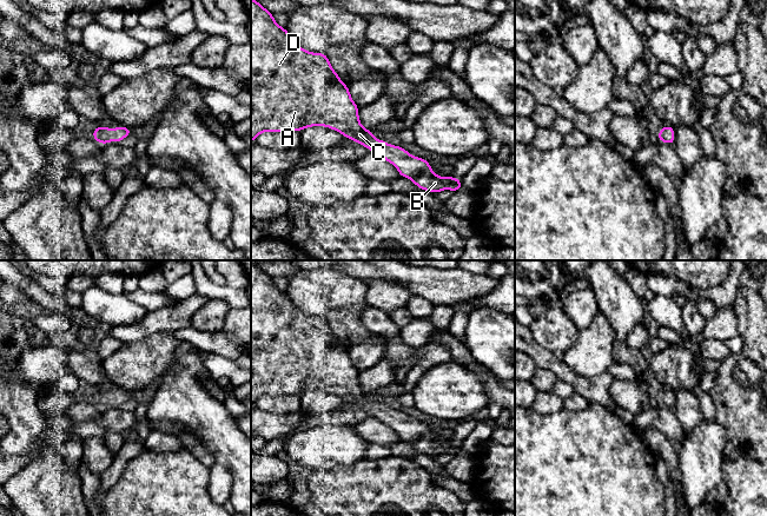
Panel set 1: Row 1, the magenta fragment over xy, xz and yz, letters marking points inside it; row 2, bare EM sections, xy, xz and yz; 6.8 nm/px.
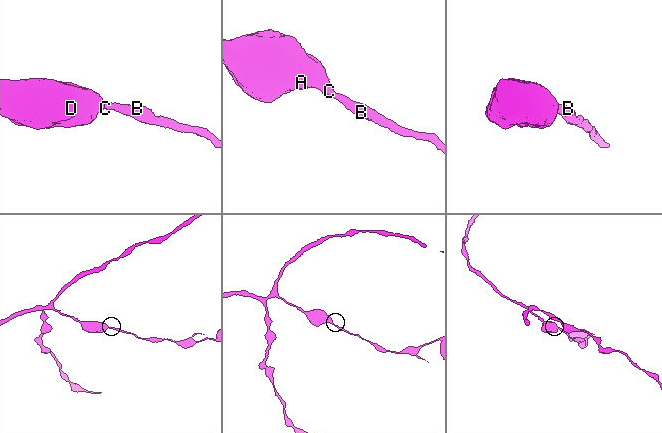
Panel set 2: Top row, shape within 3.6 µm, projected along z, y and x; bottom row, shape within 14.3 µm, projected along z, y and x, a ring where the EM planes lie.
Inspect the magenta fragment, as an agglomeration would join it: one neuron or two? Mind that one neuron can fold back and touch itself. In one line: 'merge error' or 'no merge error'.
no merge error

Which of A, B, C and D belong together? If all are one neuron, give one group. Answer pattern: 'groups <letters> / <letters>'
groups A B C D

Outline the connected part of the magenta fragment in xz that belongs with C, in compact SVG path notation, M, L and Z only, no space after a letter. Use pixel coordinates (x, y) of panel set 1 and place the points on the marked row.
M251 0L251 143L263 132L303 131L325 126L352 139L394 165L399 177L408 178L424 191L437 193L462 188L461 179L437 176L428 160L410 154L405 148L378 140L362 126L359 108L349 87L332 68L325 53L303 49L273 19L273 14L257 0Z

